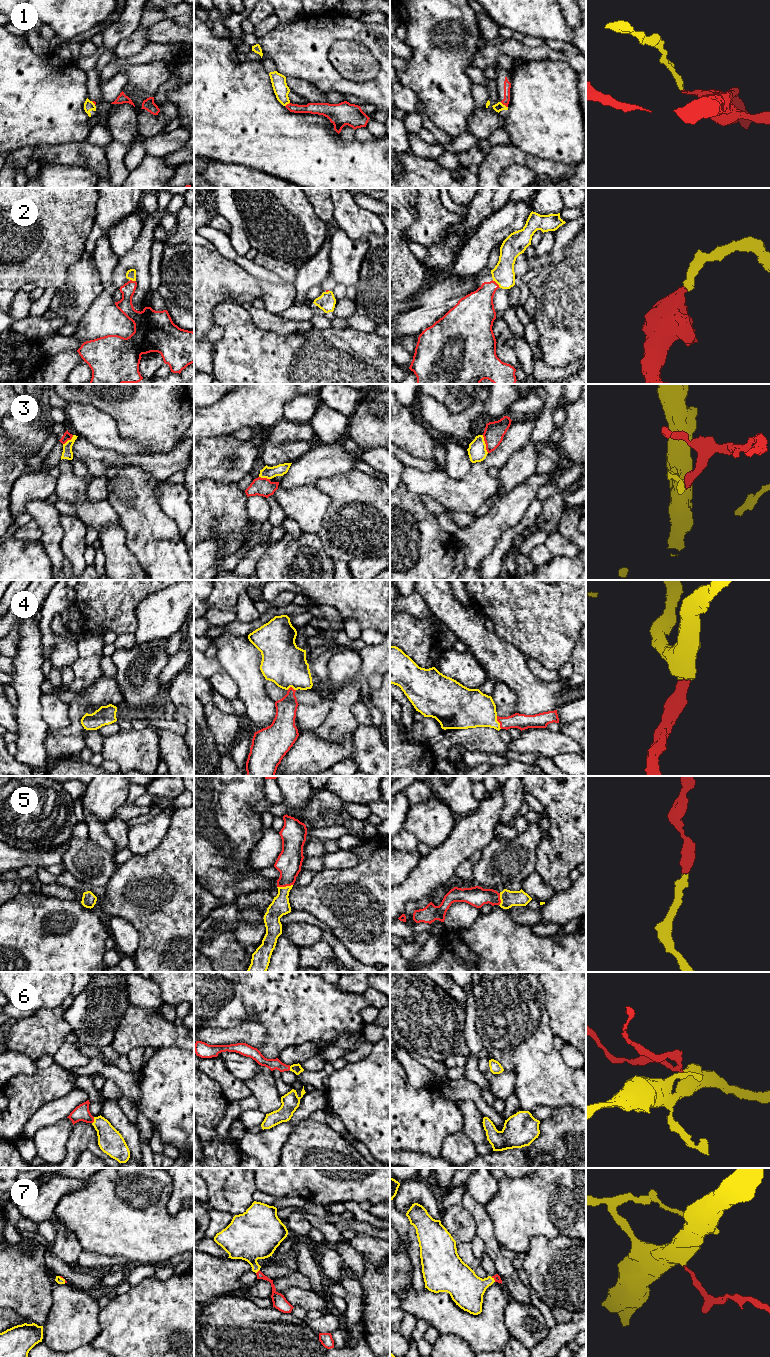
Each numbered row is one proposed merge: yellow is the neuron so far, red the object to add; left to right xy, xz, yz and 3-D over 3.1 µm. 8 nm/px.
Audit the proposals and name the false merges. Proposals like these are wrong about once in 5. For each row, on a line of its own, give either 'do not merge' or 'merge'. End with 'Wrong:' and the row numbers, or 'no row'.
1: merge
2: merge
3: do not merge
4: merge
5: merge
6: merge
7: merge
Wrong: 3

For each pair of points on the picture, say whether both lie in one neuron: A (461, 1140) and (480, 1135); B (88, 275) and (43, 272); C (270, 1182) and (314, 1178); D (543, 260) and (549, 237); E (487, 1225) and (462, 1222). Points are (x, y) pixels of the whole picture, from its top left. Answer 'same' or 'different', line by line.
A: different
B: different
C: same
D: same
E: different

